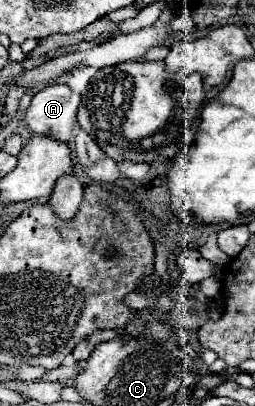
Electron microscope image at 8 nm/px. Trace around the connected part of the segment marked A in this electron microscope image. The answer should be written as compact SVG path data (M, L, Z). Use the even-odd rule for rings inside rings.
M50 83L34 93L24 121L36 135L54 135L72 143L72 121L78 105L80 95L72 93L68 85Z

